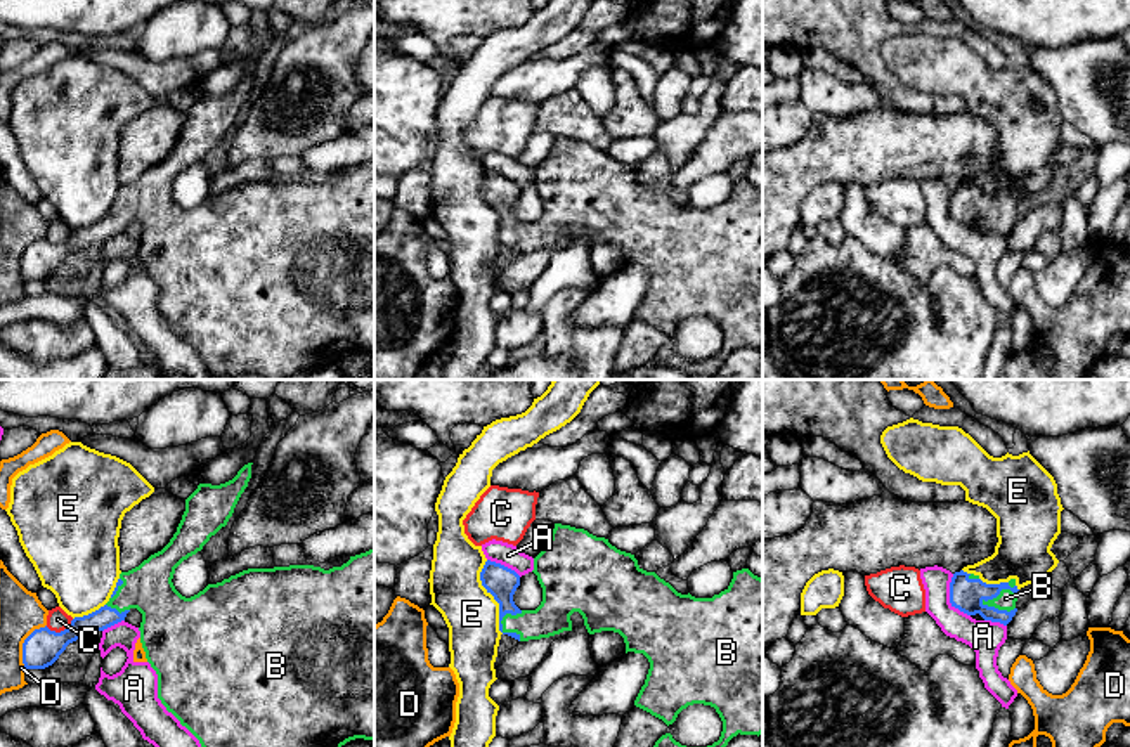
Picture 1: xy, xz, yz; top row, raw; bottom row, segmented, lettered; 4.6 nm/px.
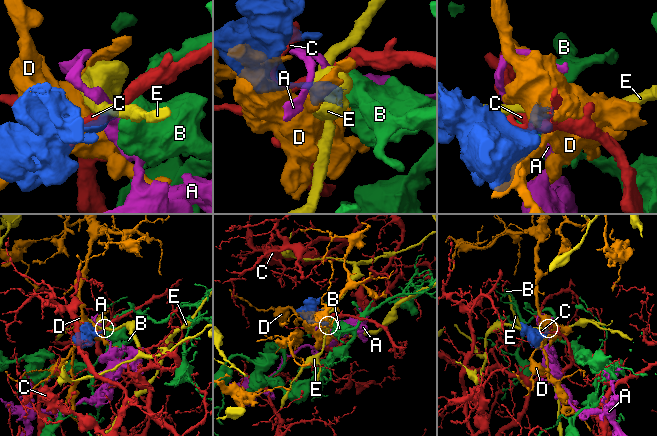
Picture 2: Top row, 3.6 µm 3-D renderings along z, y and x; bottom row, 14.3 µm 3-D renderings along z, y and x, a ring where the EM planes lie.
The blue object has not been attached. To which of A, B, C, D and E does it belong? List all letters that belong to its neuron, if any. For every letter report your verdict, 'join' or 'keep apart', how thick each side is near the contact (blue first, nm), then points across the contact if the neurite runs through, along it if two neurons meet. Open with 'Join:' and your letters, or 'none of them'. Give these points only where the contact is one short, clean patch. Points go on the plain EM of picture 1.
Join: B
A: keep apart | 150/160 nm
B: join | 150/90 nm | across yz (967, 207), (997, 207), (1006, 212)
C: keep apart | 170/100 nm
D: keep apart | 170/200 nm
E: keep apart | 150/260 nm | along xz (486, 172), (480, 196), (498, 215), (498, 240), (503, 245)

